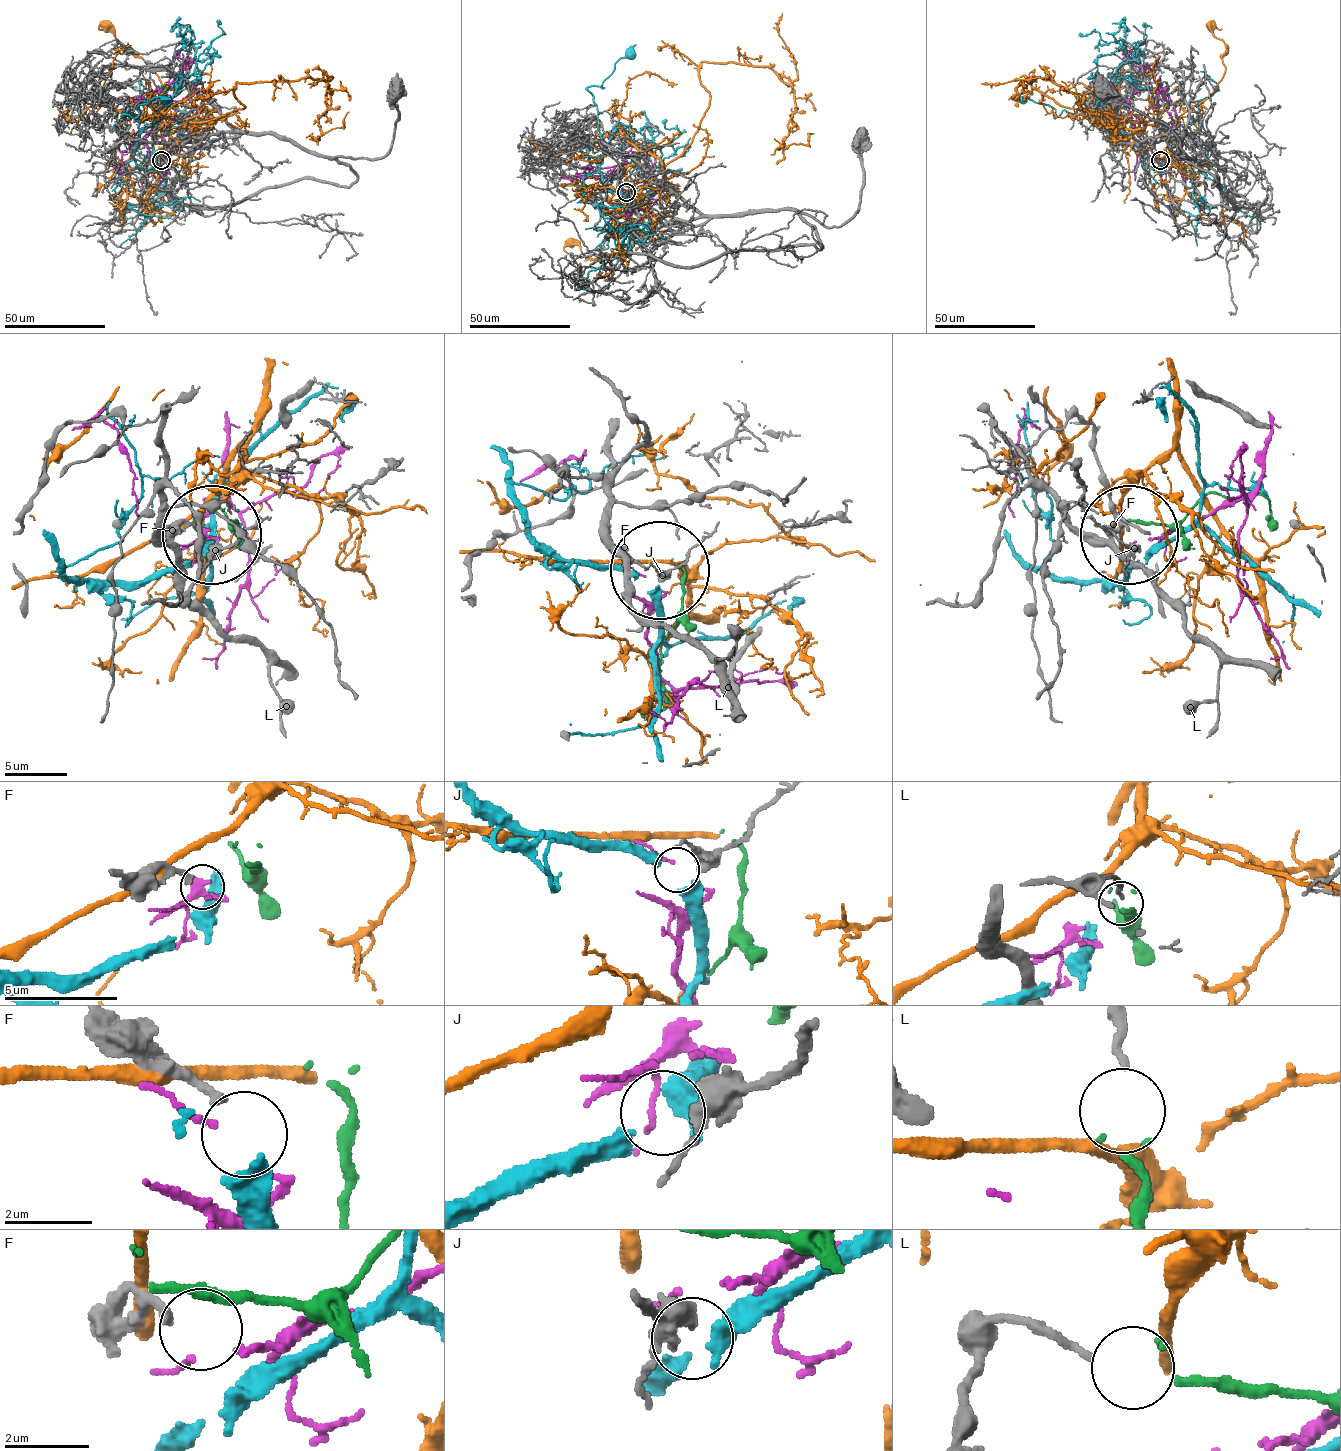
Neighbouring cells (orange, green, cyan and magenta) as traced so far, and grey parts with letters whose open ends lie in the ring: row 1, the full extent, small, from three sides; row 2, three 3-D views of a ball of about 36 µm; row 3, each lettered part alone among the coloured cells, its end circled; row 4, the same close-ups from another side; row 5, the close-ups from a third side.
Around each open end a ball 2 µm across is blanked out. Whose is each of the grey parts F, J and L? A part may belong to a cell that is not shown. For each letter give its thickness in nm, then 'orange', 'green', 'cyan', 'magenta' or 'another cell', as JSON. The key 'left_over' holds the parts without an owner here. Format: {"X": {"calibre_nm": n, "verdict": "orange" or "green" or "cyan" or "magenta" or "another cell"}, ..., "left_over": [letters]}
{"F": {"calibre_nm": 240, "verdict": "another cell"}, "J": {"calibre_nm": 440, "verdict": "cyan"}, "L": {"calibre_nm": 170, "verdict": "green"}, "left_over": ["F"]}

